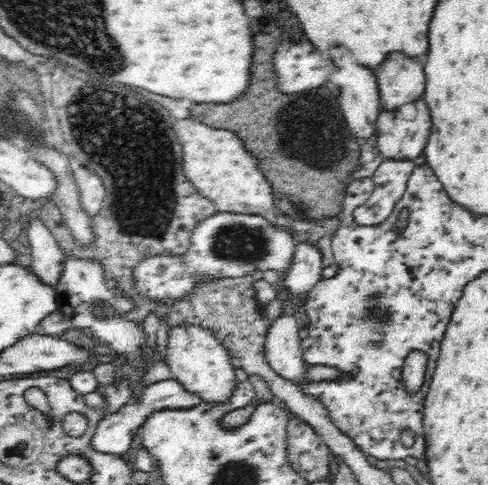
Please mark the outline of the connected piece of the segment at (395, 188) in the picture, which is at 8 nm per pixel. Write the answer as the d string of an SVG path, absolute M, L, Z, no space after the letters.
M385 158L372 176L376 181L374 194L353 212L356 221L364 226L384 222L404 194L415 166L414 159Z

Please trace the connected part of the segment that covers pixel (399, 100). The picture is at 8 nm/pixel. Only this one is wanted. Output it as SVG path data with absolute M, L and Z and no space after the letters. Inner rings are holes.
M392 50L375 67L378 83L380 83L380 93L382 93L382 105L399 107L402 104L410 104L418 96L422 96L424 92L424 58L422 56L424 54L412 56L403 50Z

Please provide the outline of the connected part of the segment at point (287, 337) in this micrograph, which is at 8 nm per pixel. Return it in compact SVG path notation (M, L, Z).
M287 305L284 307L282 314L278 314L276 318L269 320L268 328L266 329L265 338L265 355L268 362L271 362L272 367L283 374L286 378L291 378L294 382L300 383L302 378L310 378L310 380L344 380L348 376L354 376L354 373L348 373L344 369L335 366L316 366L316 368L304 368L304 360L302 360L302 348L299 338L300 328L302 323L299 322L296 316L289 314Z

